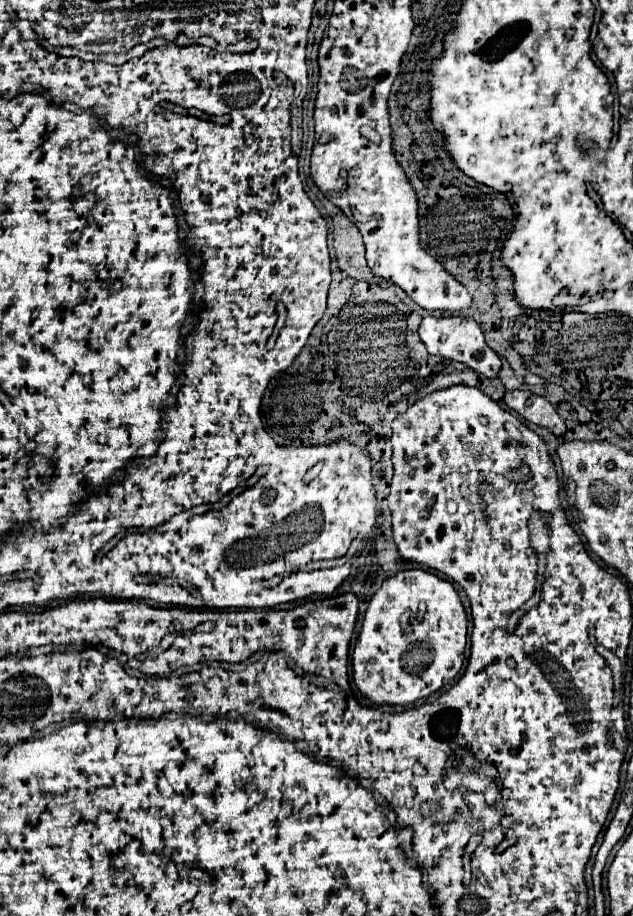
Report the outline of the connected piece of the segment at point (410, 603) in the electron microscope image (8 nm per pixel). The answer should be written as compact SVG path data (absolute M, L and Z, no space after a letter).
M403 570L387 578L369 602L353 650L353 680L361 694L375 704L411 706L429 698L459 674L465 644L467 614L459 596L455 596L455 586L427 570Z

